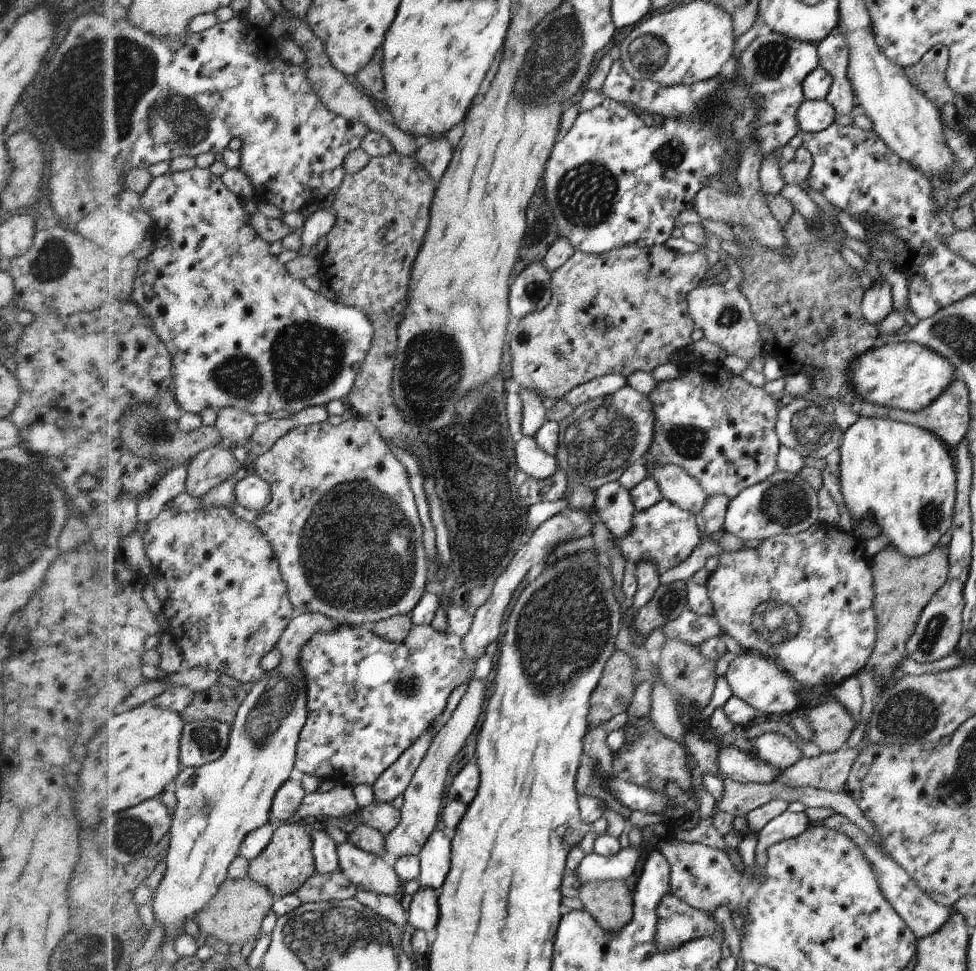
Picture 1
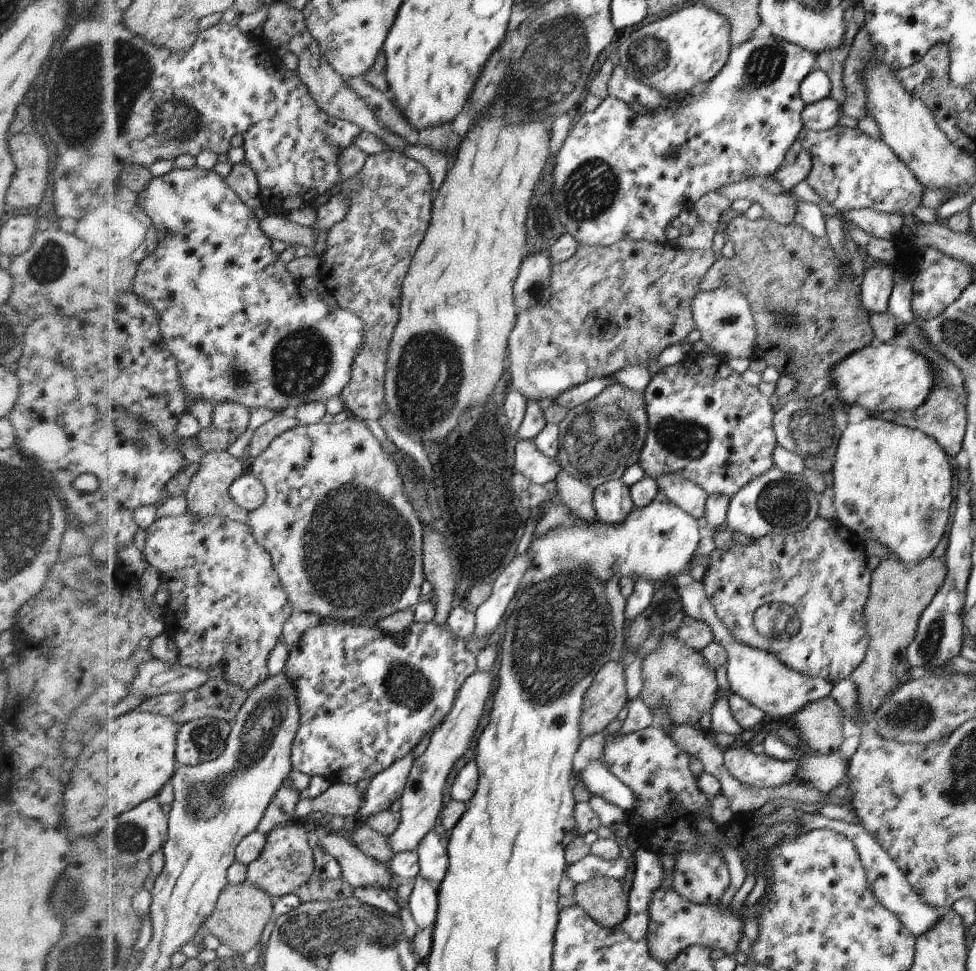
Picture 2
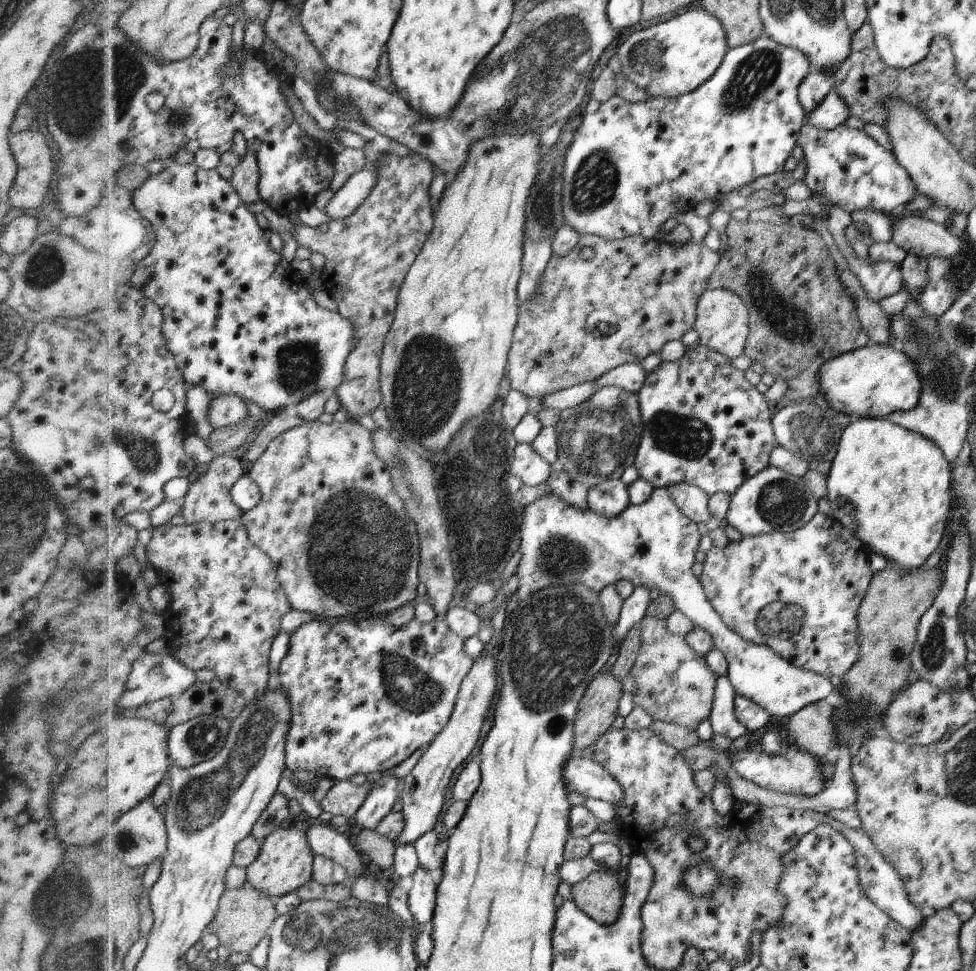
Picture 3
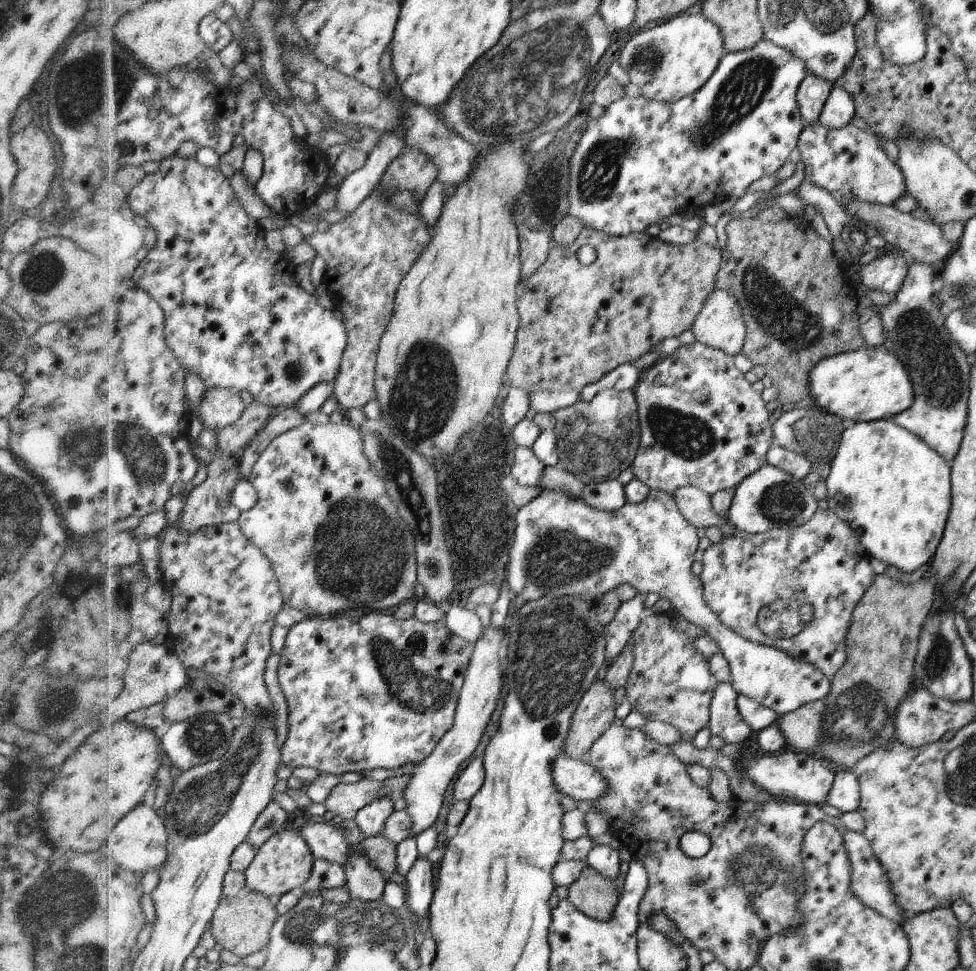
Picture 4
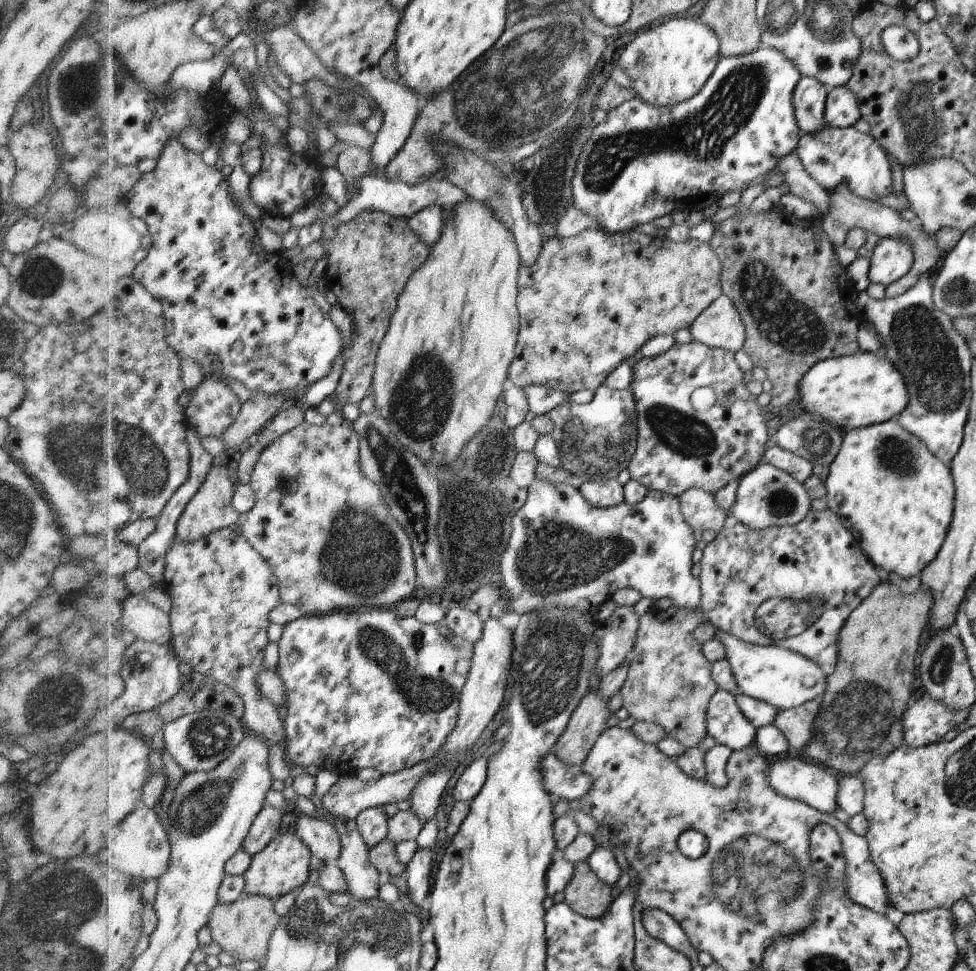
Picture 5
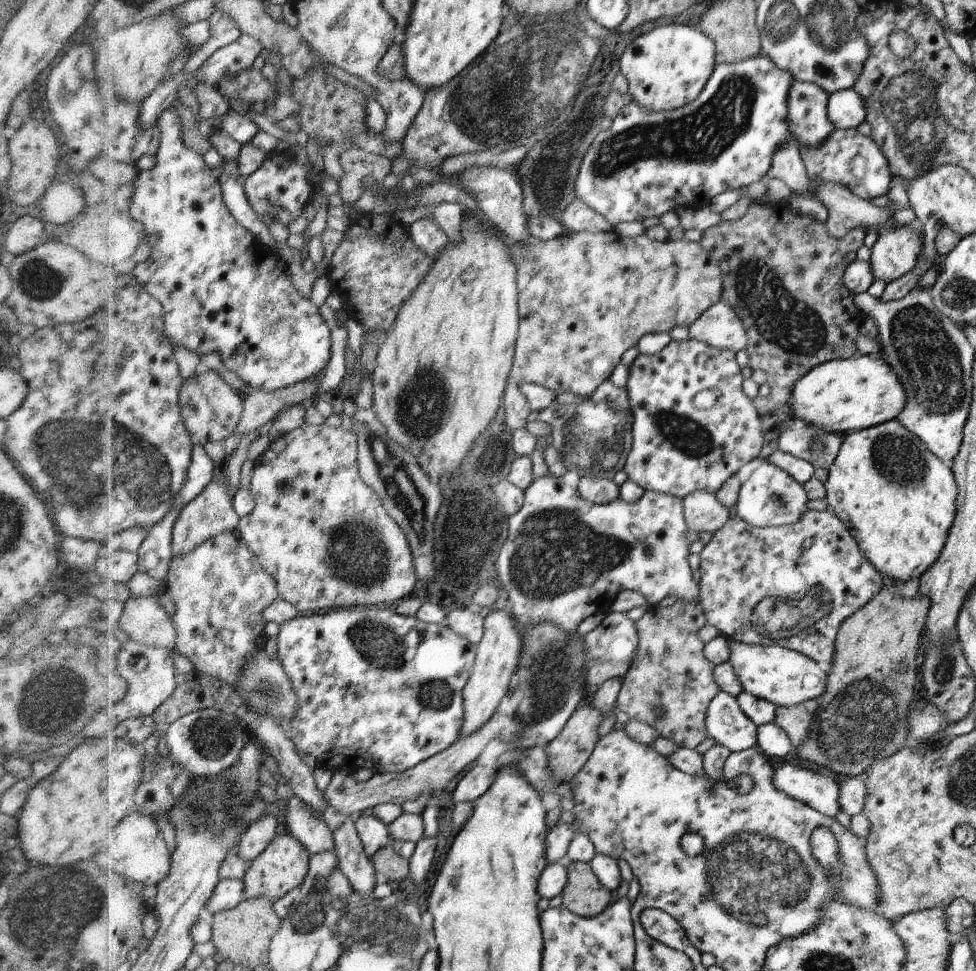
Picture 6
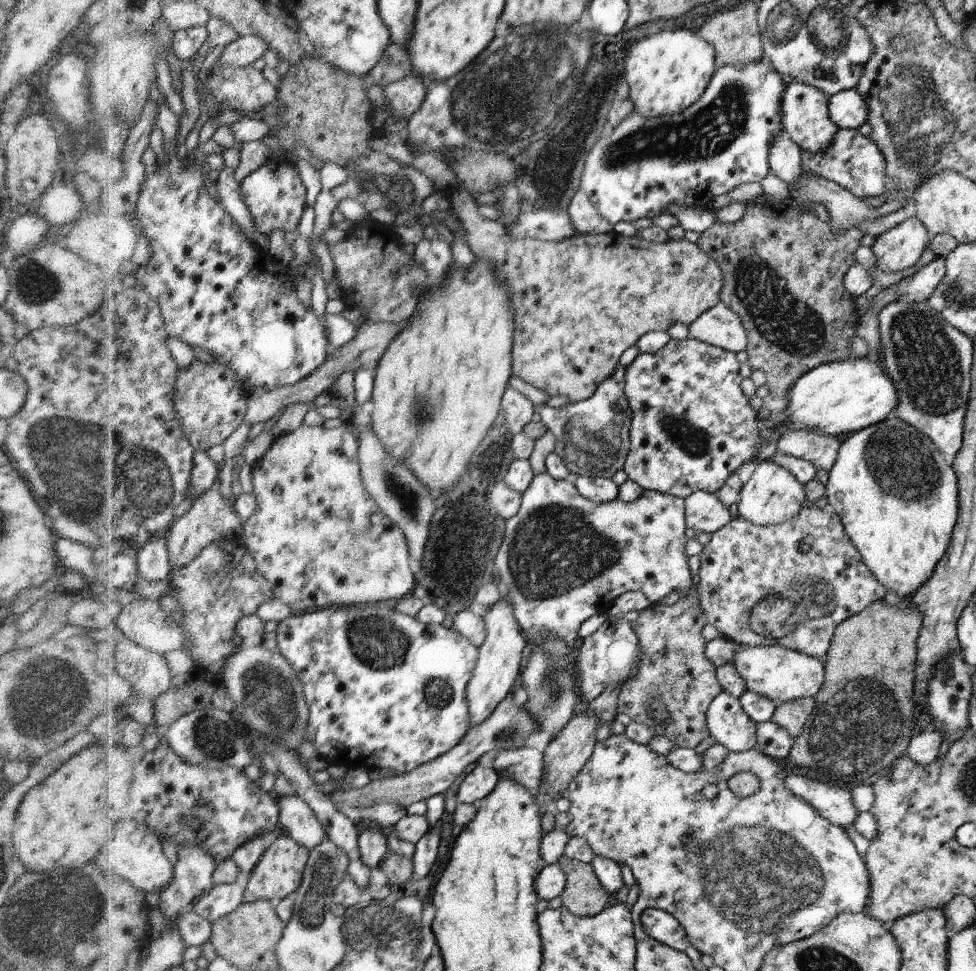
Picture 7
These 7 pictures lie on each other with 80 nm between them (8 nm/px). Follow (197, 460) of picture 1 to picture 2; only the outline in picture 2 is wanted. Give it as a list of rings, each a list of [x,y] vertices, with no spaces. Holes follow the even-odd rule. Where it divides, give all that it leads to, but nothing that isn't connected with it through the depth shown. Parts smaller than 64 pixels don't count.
[[[208,450],[203,457],[199,473],[191,480],[186,492],[189,512],[200,518],[226,517],[240,522],[248,522],[250,511],[243,509],[231,495],[232,485],[244,476],[244,459],[228,451]]]

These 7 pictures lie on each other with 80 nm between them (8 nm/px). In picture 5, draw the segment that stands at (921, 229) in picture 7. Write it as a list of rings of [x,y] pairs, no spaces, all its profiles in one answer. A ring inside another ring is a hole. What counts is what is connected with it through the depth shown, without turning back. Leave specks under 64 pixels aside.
[[[902,237],[881,238],[874,247],[869,266],[869,282],[891,285],[914,264],[911,243]]]

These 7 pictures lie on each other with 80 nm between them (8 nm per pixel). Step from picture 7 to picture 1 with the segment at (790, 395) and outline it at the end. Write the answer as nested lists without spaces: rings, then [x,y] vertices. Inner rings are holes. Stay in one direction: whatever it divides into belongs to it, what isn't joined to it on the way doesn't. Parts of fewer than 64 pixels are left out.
[[[914,341],[886,343],[881,347],[873,347],[858,355],[850,366],[851,388],[858,393],[859,400],[867,401],[873,405],[883,406],[887,409],[900,409],[903,411],[918,412],[926,409],[943,390],[956,380],[956,366],[947,357],[938,354],[931,348],[922,346]]]

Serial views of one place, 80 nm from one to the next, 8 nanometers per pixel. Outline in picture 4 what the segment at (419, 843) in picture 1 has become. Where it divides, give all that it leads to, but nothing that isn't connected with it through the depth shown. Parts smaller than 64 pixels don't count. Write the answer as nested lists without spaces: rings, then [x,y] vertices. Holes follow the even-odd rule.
[[[492,624],[483,629],[483,635],[474,643],[476,658],[472,658],[472,670],[468,670],[468,686],[463,686],[464,698],[460,698],[460,714],[455,714],[456,730],[452,730],[448,738],[441,739],[430,757],[414,766],[411,782],[403,794],[407,804],[405,809],[413,822],[411,836],[416,836],[434,825],[444,802],[446,788],[458,774],[462,762],[466,762],[466,758],[470,758],[472,752],[478,748],[480,738],[490,722],[490,716],[496,710],[498,698],[502,694],[502,664],[500,664],[502,640],[504,630],[498,630]]]

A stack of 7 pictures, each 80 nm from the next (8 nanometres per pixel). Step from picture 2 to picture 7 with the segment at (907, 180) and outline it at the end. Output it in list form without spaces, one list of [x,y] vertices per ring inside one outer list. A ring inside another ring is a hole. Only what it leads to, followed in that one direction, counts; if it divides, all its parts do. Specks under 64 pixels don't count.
[[[839,129],[835,140],[823,153],[802,151],[801,165],[804,171],[836,182],[859,199],[878,196],[886,189],[886,156],[878,144],[862,135],[859,129]]]

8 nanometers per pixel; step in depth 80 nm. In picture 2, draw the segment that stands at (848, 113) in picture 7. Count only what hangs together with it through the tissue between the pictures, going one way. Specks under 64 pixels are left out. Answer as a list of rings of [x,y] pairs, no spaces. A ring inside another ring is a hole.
[[[828,96],[811,105],[806,105],[803,117],[803,128],[813,131],[825,131],[834,125],[839,125],[840,117],[839,102]]]

